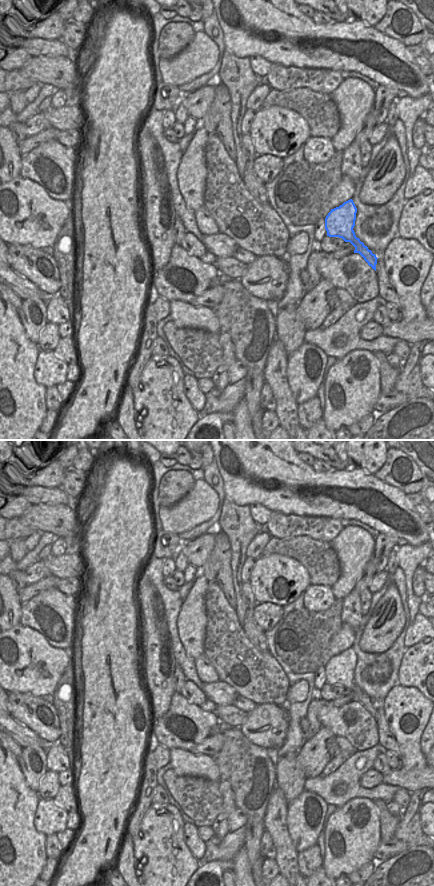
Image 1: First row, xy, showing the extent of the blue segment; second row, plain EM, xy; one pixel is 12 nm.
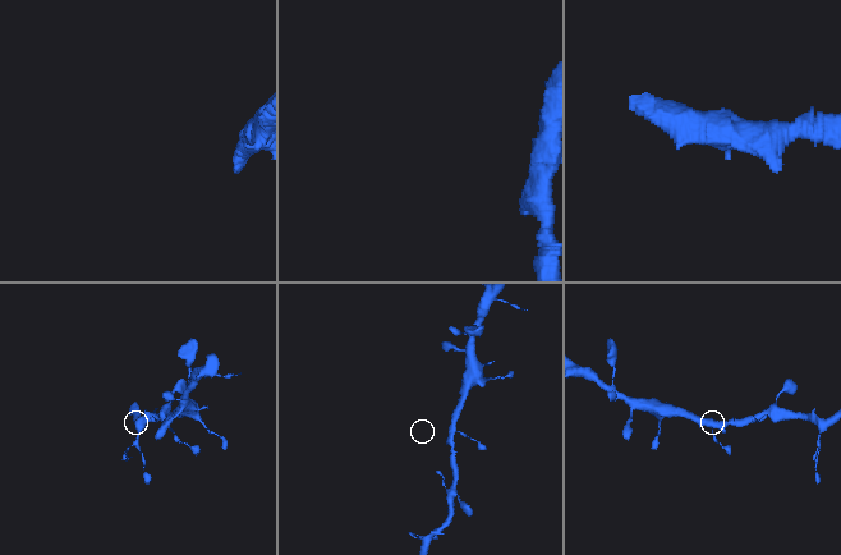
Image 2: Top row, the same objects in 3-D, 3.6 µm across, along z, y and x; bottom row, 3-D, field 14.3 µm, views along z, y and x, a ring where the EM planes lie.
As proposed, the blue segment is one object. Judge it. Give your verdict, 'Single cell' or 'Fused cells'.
Single cell

